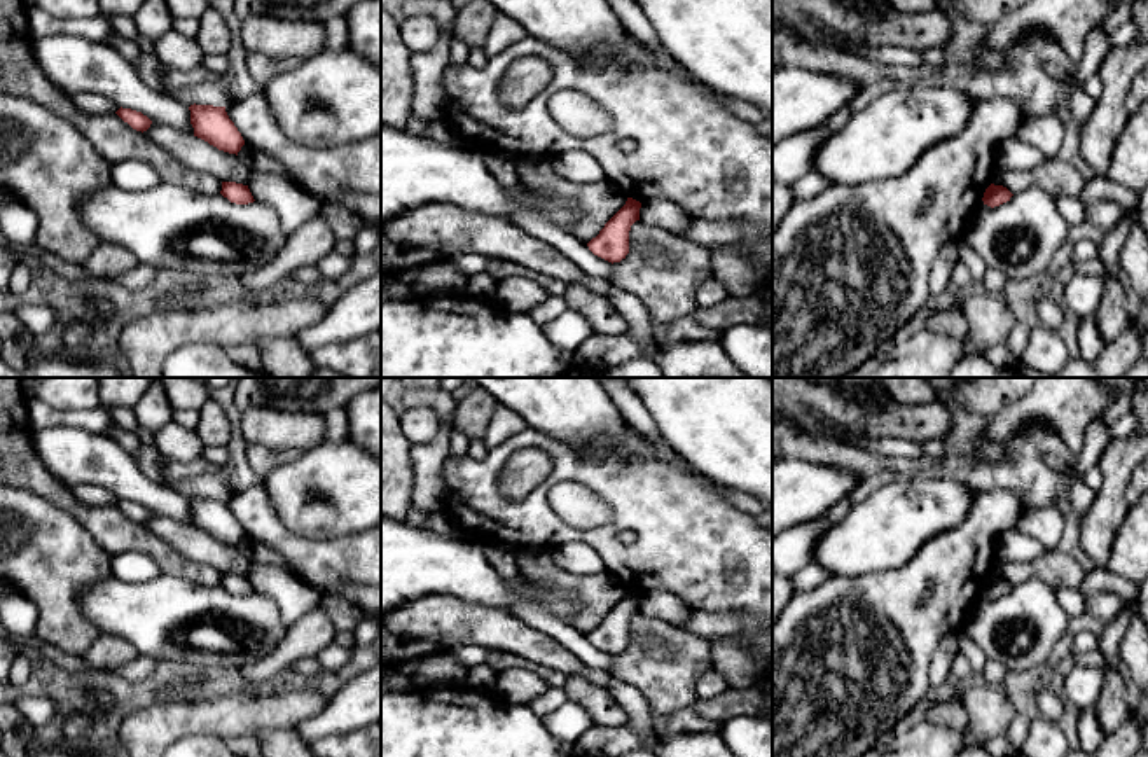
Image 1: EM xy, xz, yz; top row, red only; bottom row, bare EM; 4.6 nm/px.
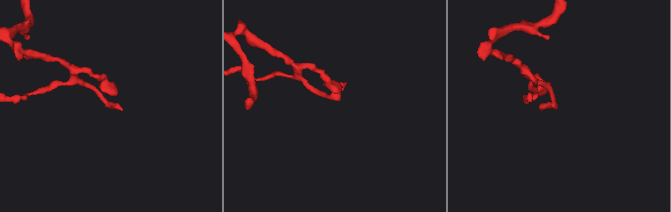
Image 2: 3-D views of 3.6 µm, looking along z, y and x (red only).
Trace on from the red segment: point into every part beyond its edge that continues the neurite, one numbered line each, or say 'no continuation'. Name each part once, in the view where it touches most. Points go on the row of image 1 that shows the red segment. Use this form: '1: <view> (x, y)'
no continuation

